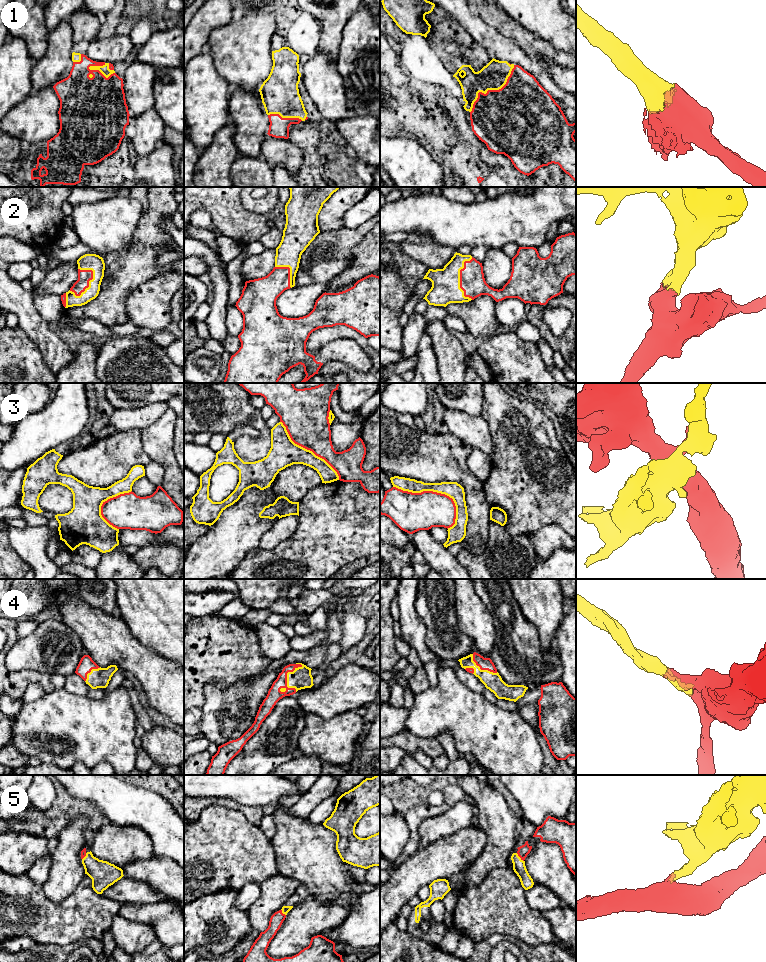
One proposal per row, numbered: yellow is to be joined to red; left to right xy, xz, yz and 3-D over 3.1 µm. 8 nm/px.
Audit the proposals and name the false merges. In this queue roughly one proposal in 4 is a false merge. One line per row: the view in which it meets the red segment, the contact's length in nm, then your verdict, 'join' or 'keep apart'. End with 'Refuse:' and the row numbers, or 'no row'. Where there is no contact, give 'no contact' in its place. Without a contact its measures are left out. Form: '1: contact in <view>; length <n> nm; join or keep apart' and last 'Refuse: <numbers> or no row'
1: contact in yz; length 500 nm; join
2: contact in xy; length 260 nm; join
3: contact in yz; length 600 nm; keep apart
4: contact in xz; length 280 nm; join
5: contact in yz; length 90 nm; join
Refuse: 3

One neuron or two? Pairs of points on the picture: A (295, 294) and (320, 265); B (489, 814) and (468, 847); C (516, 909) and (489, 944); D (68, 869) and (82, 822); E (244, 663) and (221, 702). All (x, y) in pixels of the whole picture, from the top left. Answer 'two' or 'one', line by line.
A: two
B: two
C: two
D: one
E: two

